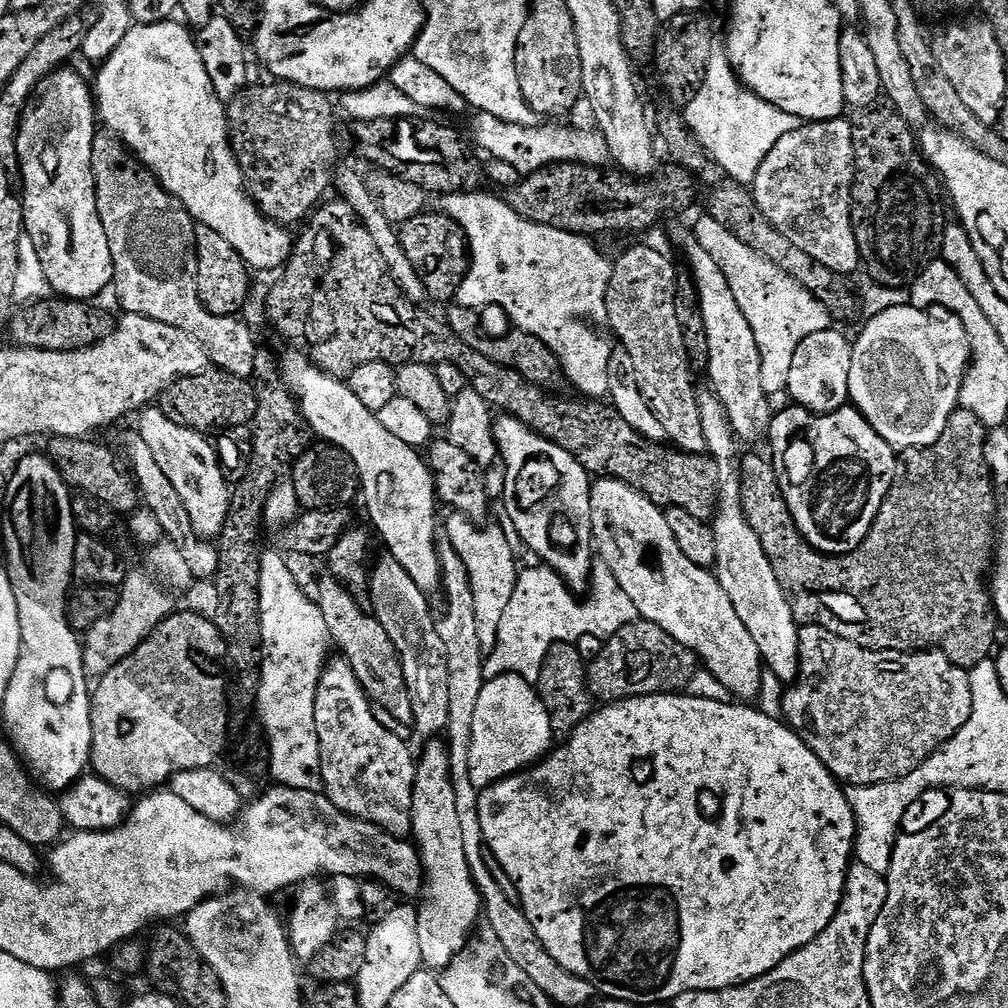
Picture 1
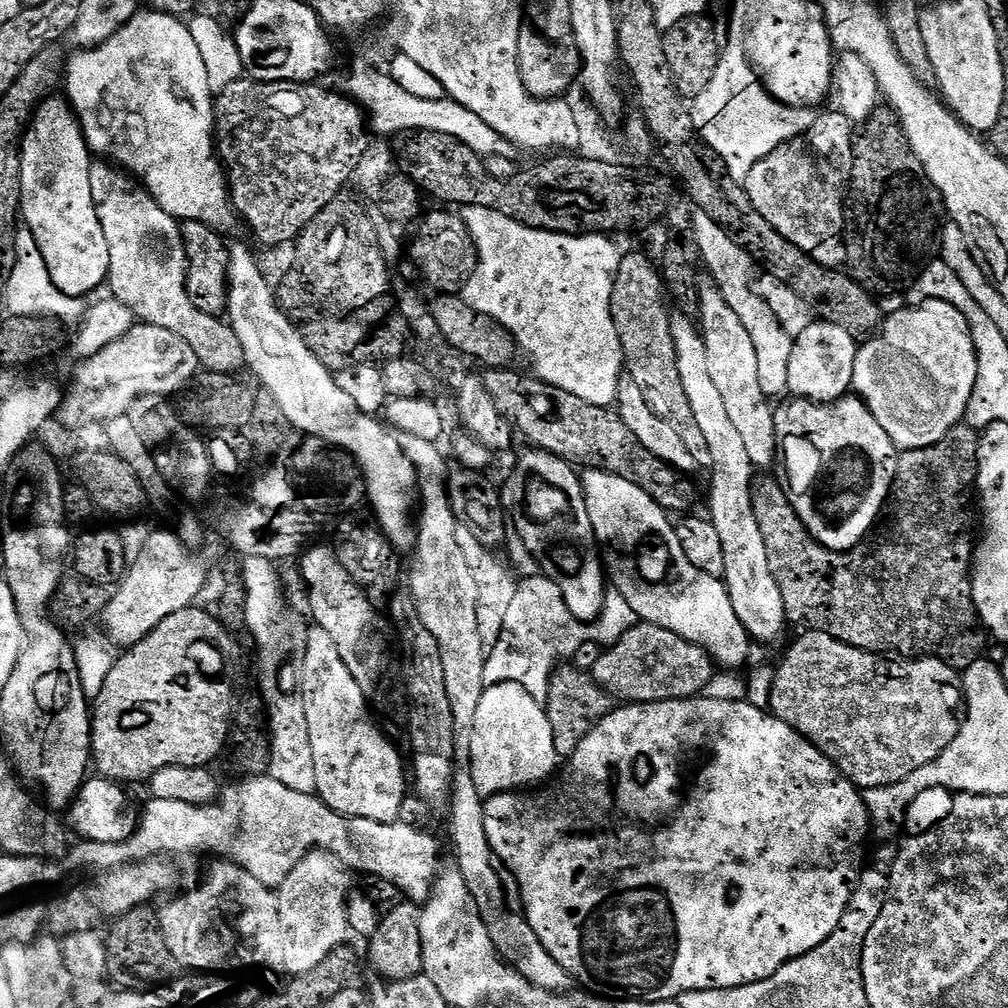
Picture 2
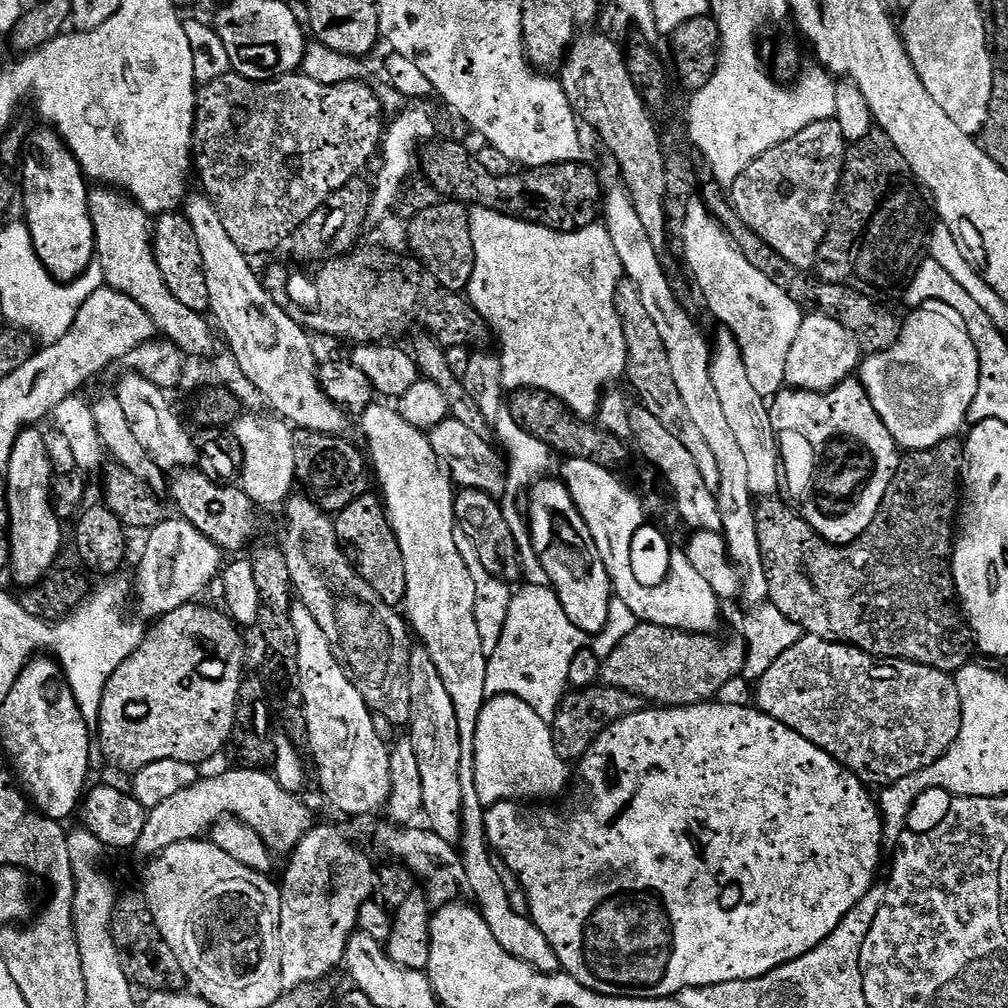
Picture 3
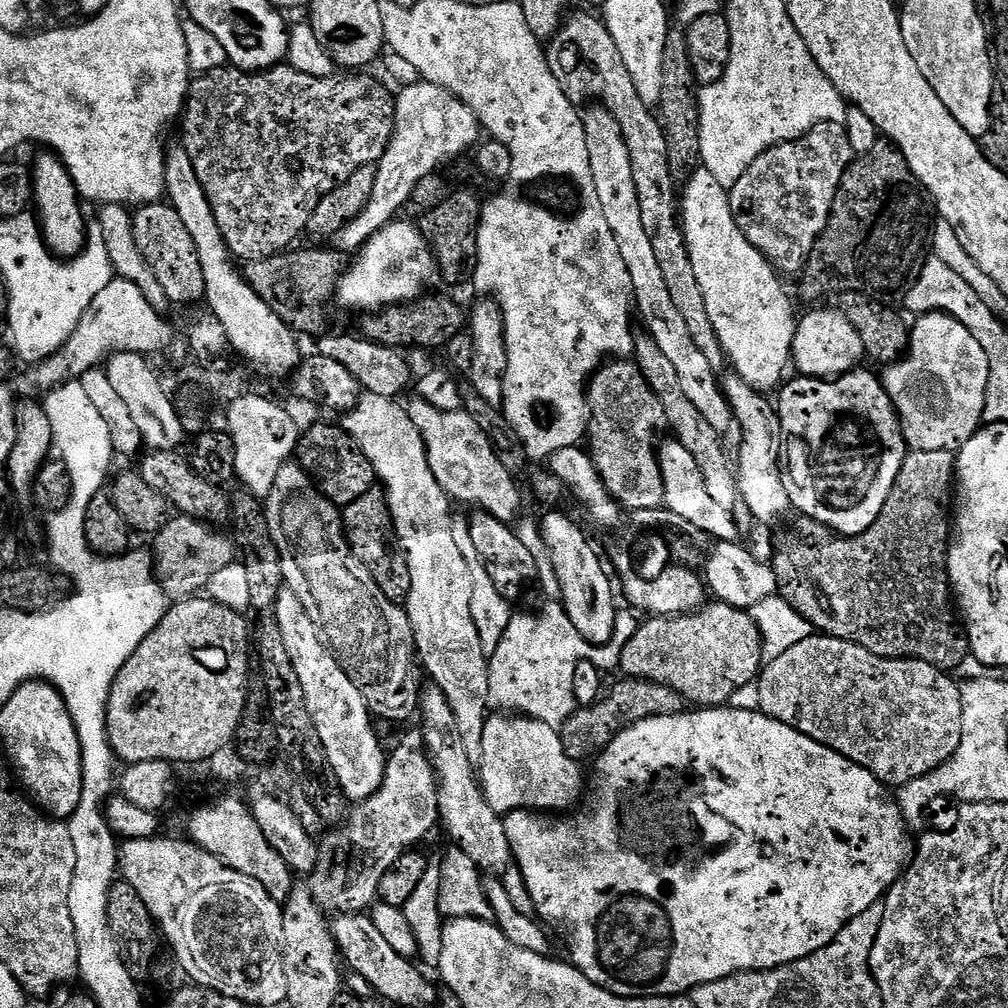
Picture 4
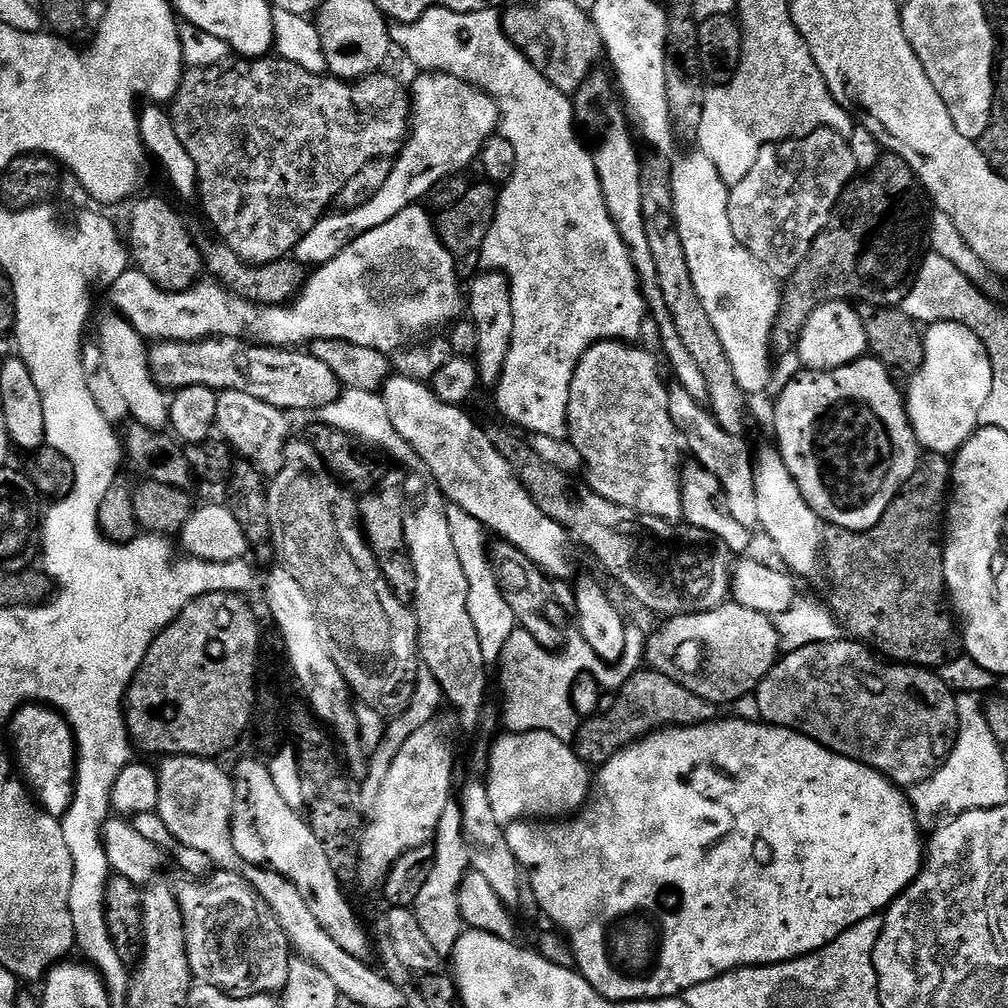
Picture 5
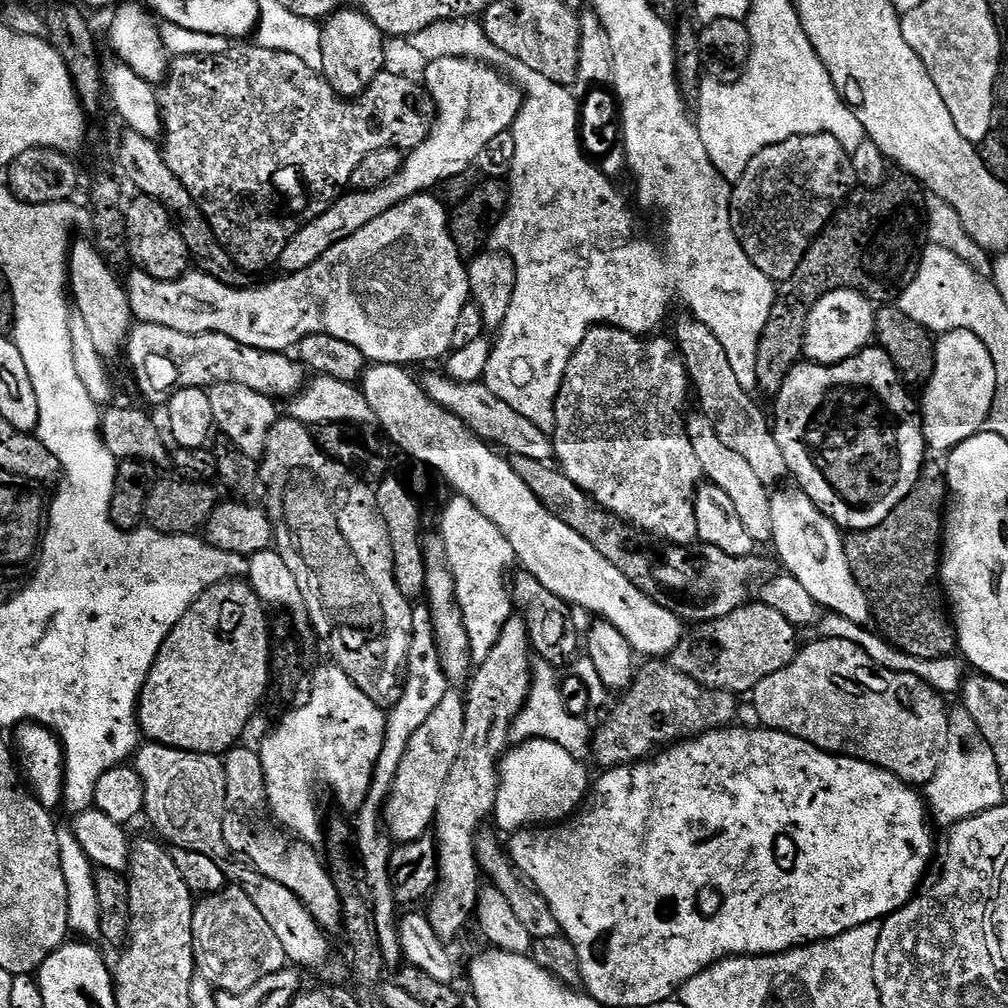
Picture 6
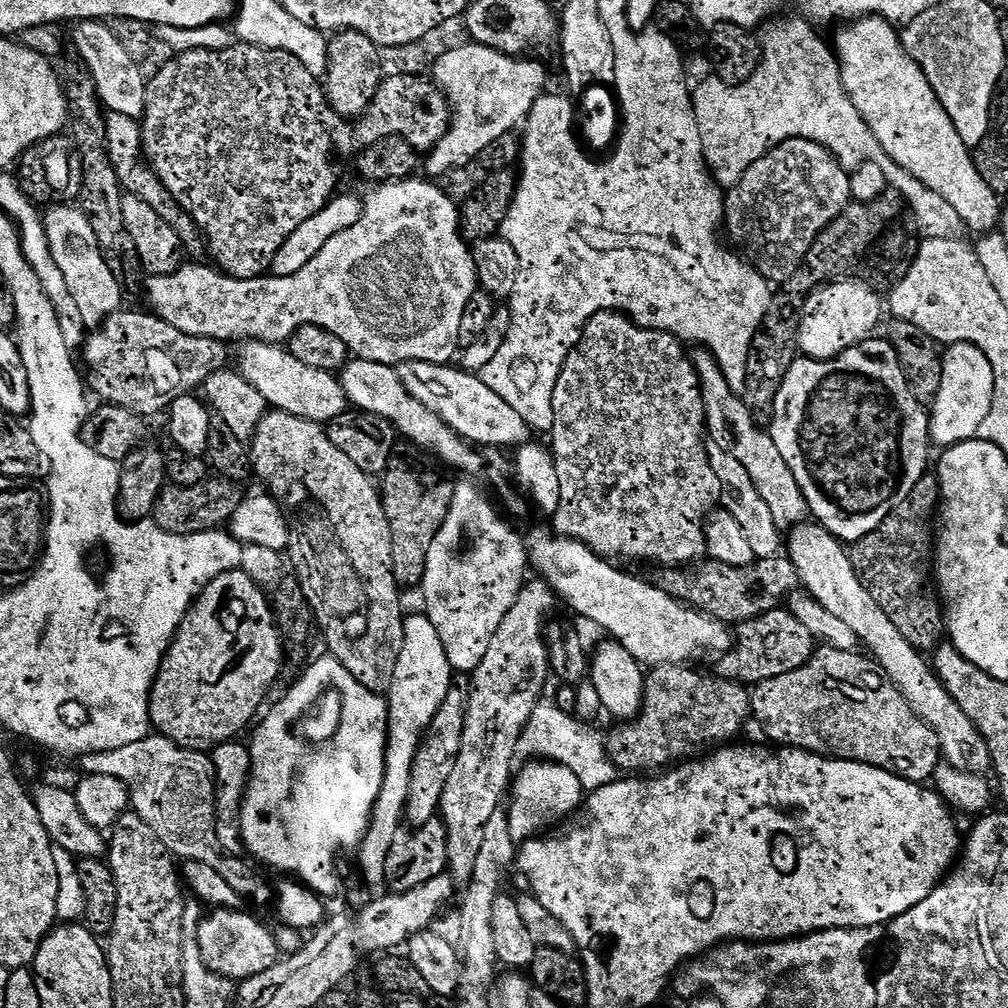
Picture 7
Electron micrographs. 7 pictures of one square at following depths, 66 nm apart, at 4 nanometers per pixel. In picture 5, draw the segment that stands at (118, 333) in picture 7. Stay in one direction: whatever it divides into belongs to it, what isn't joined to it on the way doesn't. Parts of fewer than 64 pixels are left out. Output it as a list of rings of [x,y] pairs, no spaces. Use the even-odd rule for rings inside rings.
[[[234,336],[203,340],[162,340],[148,348],[148,365],[152,367],[152,376],[157,384],[165,390],[179,390],[186,386],[238,390],[272,407],[283,409],[288,414],[304,412],[307,408],[318,410],[340,397],[342,385],[334,370],[318,362],[318,358],[314,358],[307,351],[293,350],[291,347],[269,347],[259,342],[247,344],[246,341],[248,340]]]

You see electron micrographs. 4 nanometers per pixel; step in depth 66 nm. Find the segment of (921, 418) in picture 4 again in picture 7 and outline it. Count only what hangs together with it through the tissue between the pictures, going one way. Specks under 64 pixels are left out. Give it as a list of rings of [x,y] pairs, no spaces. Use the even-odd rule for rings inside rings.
[[[947,345],[943,358],[942,386],[938,386],[936,400],[930,406],[928,422],[931,443],[940,444],[941,449],[973,439],[986,414],[990,414],[990,402],[994,402],[994,370],[990,370],[990,362],[978,346]]]

